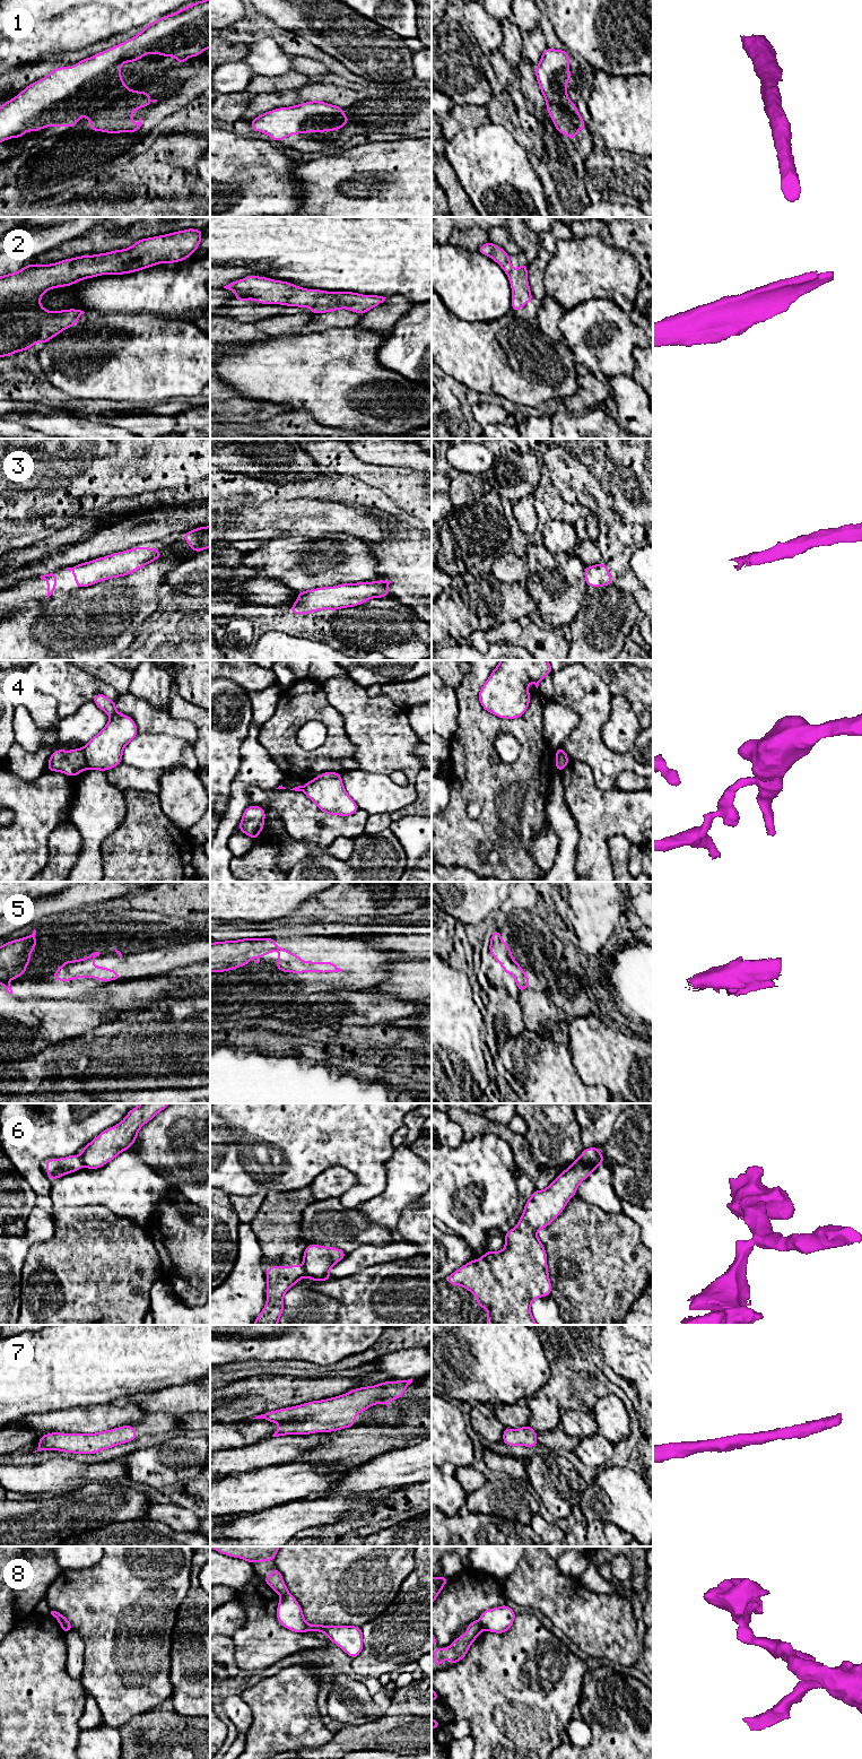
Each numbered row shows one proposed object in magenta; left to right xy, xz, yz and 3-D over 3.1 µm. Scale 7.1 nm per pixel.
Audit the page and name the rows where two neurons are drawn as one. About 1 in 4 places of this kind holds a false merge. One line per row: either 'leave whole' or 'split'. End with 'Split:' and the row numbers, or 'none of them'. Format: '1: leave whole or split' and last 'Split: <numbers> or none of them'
1: leave whole
2: leave whole
3: leave whole
4: split
5: leave whole
6: split
7: leave whole
8: split
Split: 4, 6, 8

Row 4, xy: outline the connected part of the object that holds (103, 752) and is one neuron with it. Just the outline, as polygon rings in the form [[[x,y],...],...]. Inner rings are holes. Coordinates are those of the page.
[[[97,693],[93,702],[110,716],[110,720],[82,752],[88,770],[107,771],[122,763],[123,749],[138,735],[138,729],[131,717],[116,711],[116,701]]]

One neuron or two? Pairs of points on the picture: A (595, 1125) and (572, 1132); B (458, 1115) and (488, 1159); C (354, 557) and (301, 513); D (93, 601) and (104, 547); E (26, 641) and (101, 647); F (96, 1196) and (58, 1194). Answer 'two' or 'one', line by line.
A: two
B: two
C: two
D: two
E: one
F: one

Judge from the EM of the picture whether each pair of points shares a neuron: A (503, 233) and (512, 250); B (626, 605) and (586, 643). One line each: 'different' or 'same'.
A: same
B: same

